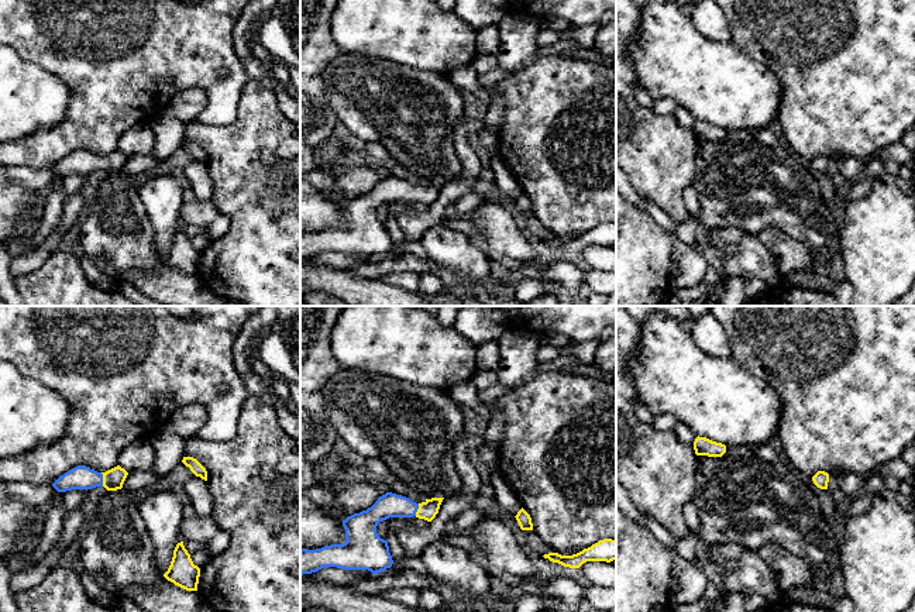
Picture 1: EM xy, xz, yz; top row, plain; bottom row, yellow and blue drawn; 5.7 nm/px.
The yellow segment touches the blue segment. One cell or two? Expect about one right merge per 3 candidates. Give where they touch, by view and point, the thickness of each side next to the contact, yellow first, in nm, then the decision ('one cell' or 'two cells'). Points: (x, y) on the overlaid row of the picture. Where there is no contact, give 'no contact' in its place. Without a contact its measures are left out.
contact xy (103, 480); calibres 120 and 140 nm; one cell

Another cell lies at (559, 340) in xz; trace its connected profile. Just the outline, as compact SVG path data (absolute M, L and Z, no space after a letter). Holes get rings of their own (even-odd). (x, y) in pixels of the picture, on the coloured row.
M546 331L546 333L539 333L541 337L543 344L550 344L557 348L564 348L564 347L571 347L574 341L561 333L554 333L554 331Z

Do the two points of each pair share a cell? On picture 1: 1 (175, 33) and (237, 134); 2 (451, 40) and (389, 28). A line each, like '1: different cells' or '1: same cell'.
1: different cells
2: same cell

